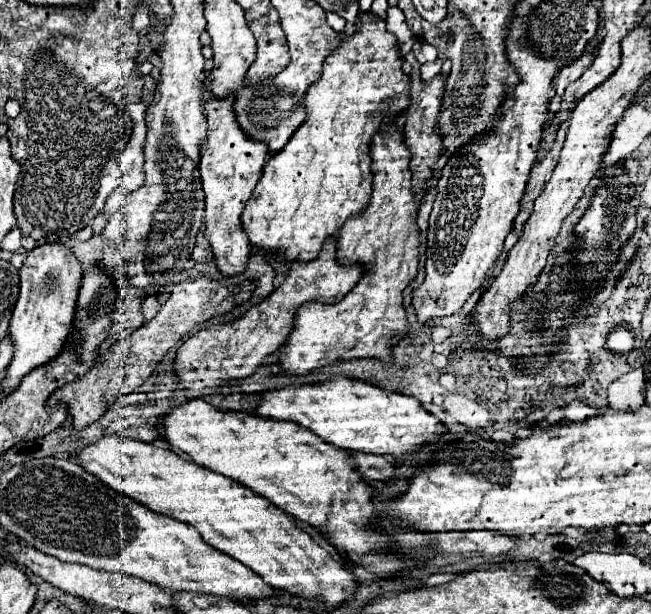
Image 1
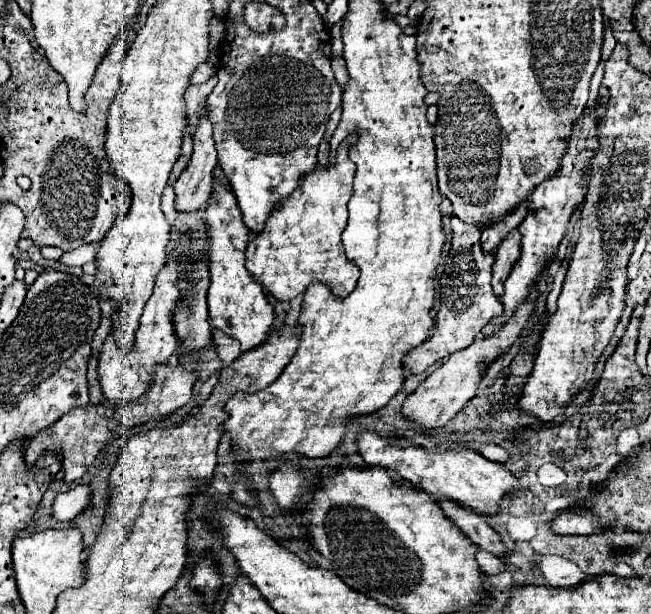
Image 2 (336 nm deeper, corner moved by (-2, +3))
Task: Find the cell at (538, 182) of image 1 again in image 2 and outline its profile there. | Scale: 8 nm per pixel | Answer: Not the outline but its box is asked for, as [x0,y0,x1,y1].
[493,229,519,295]

